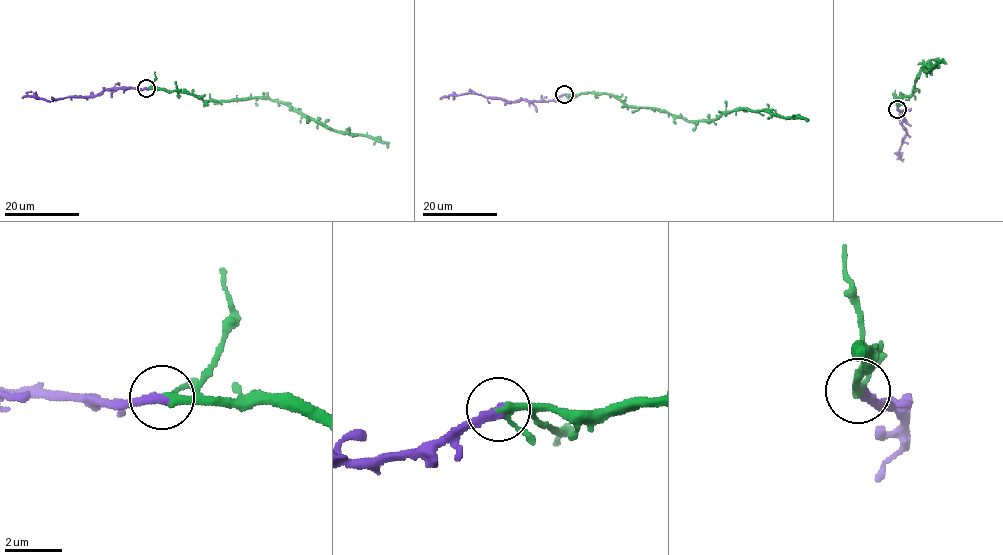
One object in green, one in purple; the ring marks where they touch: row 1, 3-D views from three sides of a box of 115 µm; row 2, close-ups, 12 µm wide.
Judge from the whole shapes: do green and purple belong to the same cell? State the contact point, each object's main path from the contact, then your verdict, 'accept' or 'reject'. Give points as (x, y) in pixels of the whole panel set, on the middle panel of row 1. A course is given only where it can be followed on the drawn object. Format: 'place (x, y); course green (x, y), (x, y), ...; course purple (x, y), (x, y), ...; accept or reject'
place (564, 94); course green (564, 94), (613, 95), (626, 104), (664, 109), (690, 121), (708, 121), (745, 109), (769, 111), (806, 121); course purple (564, 94), (553, 100), (514, 102), (469, 93), (444, 97), (449, 98); accept

